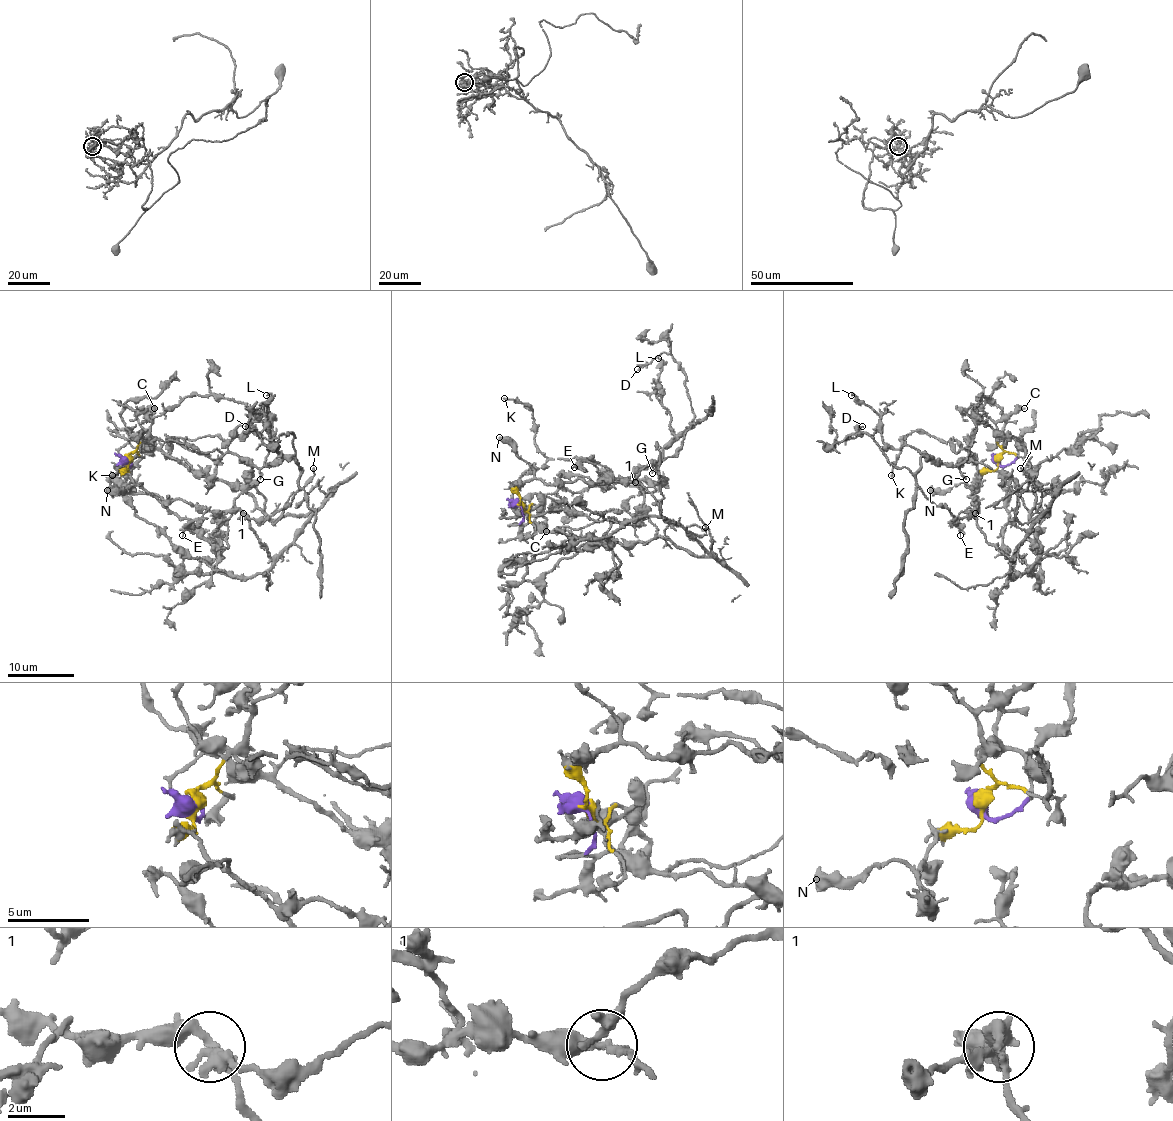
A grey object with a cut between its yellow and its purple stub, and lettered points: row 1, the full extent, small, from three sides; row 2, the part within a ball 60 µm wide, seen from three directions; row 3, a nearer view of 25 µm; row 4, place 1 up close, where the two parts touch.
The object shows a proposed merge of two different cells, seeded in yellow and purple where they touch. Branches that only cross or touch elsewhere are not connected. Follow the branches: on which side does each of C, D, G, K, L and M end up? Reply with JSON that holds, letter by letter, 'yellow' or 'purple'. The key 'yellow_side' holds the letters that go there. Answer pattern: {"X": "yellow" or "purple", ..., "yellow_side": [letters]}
{"C": "yellow", "D": "yellow", "G": "yellow", "K": "yellow", "L": "yellow", "M": "purple", "yellow_side": ["C", "D", "G", "K", "L"]}

